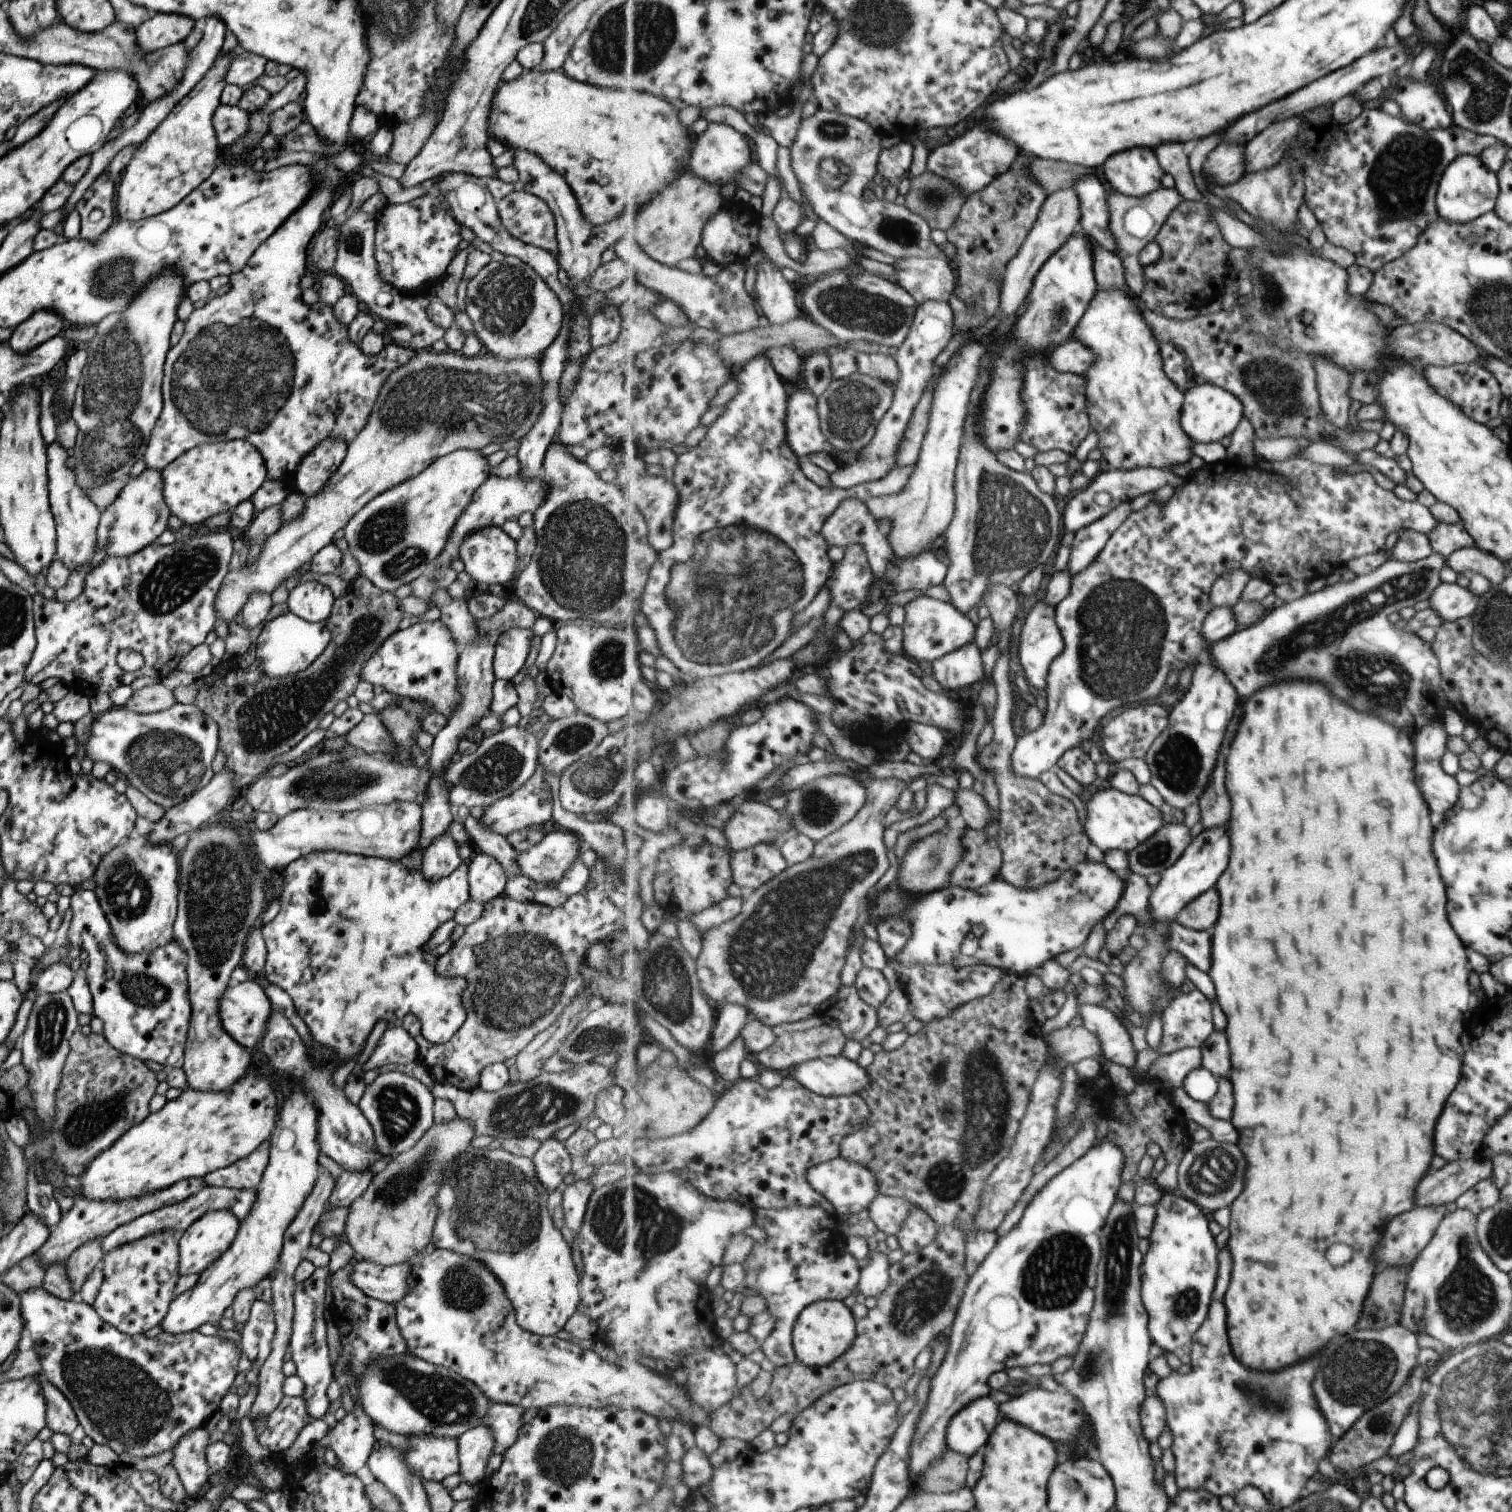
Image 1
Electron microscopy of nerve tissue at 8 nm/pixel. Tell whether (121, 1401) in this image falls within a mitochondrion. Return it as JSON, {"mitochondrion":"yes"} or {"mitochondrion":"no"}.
{"mitochondrion":"yes"}

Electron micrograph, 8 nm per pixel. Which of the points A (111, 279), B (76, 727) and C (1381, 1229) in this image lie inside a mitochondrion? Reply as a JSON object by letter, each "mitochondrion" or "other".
{"A":"mitochondrion","B":"other","C":"other"}

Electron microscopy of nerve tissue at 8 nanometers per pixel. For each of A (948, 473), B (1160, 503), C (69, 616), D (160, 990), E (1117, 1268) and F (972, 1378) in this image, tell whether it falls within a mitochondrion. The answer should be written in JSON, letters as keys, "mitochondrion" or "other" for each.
{"A":"other","B":"other","C":"other","D":"mitochondrion","E":"mitochondrion","F":"other"}

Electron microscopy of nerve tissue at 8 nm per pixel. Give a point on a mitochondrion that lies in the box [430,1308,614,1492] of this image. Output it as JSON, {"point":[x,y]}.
{"point":[561,1438]}

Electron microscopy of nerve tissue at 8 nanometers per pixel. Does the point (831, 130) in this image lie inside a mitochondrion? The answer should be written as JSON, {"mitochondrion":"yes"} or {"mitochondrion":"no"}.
{"mitochondrion":"yes"}

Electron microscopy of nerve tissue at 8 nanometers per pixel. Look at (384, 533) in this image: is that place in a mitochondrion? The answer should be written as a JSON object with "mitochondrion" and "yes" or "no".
{"mitochondrion":"yes"}

